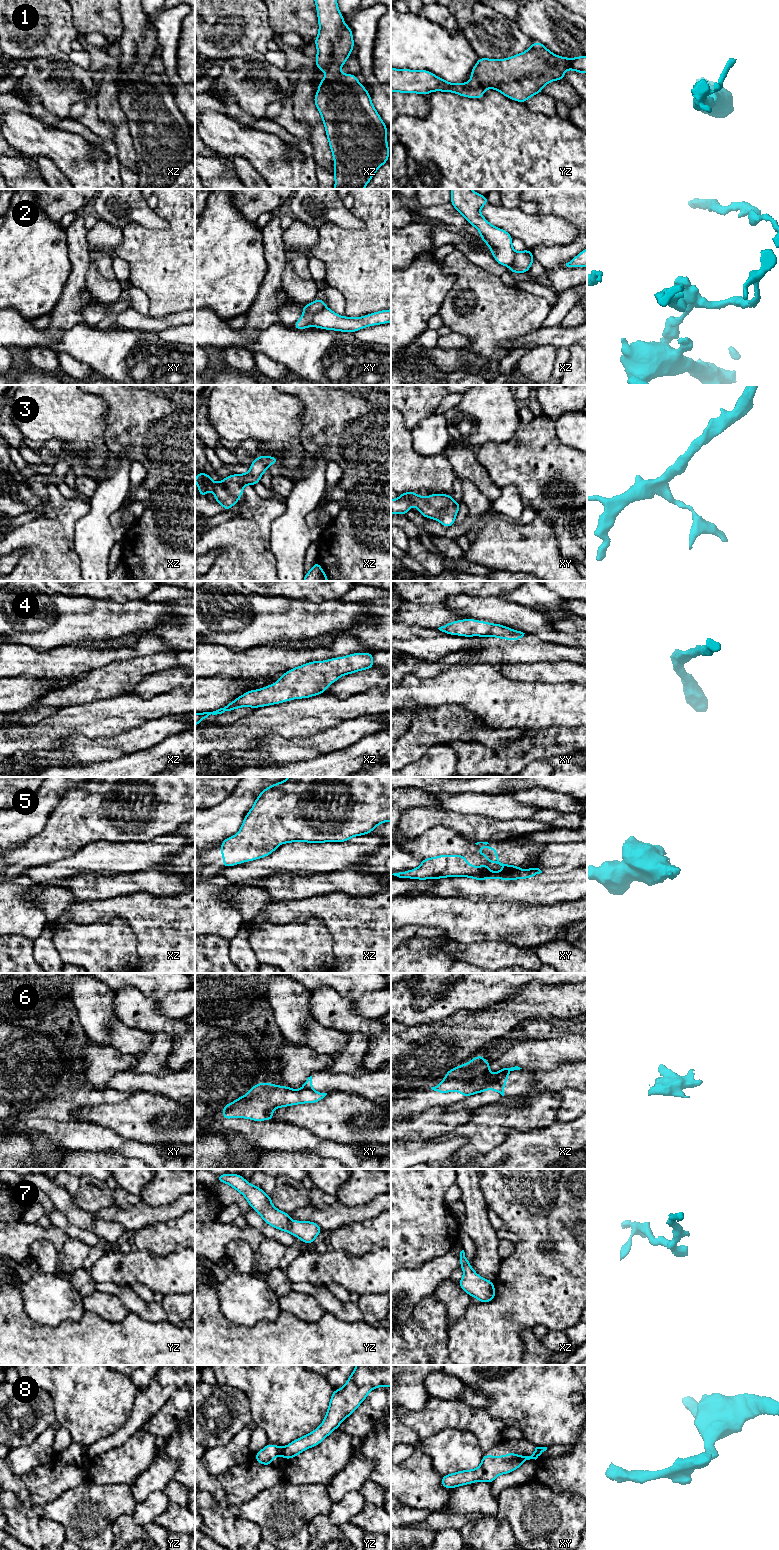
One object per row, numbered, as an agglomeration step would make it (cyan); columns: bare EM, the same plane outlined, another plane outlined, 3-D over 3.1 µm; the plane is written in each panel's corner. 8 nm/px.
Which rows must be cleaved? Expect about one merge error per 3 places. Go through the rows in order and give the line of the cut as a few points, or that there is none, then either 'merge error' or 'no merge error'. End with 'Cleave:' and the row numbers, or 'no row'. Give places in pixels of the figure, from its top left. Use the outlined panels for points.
1: no cut; no merge error
2: cut in xy along (325, 306), (313, 316), (310, 325); merge error
3: no cut; no merge error
4: no cut; no merge error
5: no cut; no merge error
6: cut in xz along (507, 1073), (493, 1079), (477, 1077), (472, 1082); merge error
7: no cut; no merge error
8: cut in xy along (536, 1448), (531, 1458); merge error
Cleave: 2, 6, 8

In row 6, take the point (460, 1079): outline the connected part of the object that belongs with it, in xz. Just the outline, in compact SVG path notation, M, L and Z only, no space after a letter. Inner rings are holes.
M480 1054L468 1063L449 1070L443 1081L439 1085L431 1087L431 1089L438 1093L457 1091L462 1093L464 1095L463 1099L465 1099L467 1096L479 1093L478 1088L473 1083L476 1078L483 1077L486 1080L499 1079L511 1071L520 1069L522 1068L518 1066L503 1068L491 1075L489 1062Z

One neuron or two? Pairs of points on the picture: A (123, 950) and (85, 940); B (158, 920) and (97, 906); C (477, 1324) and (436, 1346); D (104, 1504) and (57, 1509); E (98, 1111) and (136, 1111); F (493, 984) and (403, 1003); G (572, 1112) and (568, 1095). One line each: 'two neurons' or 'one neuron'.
A: one neuron
B: one neuron
C: two neurons
D: one neuron
E: one neuron
F: one neuron
G: one neuron

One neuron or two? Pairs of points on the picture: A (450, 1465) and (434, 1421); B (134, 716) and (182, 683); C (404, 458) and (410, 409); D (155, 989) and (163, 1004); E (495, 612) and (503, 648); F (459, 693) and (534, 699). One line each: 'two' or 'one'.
A: two
B: two
C: two
D: two
E: two
F: one

